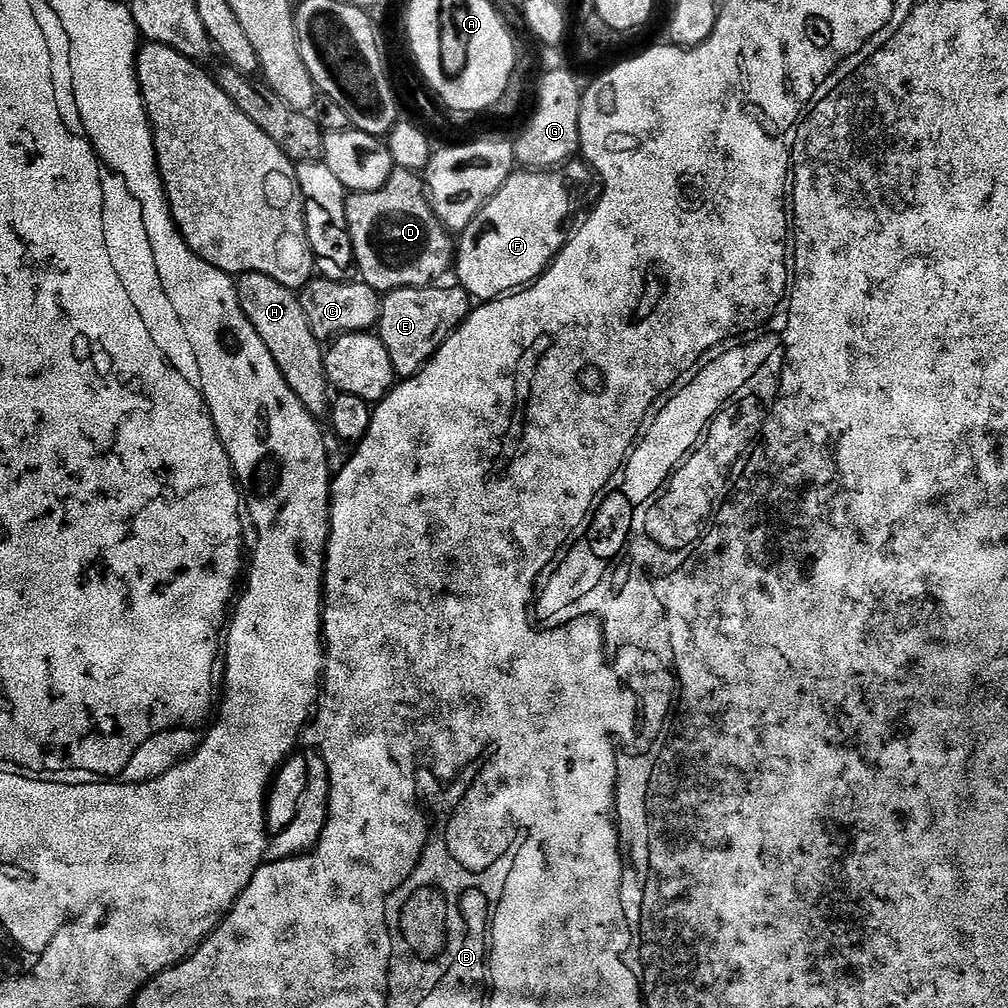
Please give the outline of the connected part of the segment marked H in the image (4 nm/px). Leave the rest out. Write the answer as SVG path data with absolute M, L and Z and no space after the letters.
M257 272L243 273L236 280L236 289L242 314L246 314L250 326L258 330L258 338L266 342L266 350L270 350L270 358L274 358L278 370L282 370L290 390L309 413L323 415L330 400L330 385L324 372L325 349L322 342L314 338L314 330L310 330L299 295L293 289L282 286L282 282L274 282L274 278L266 278L266 274Z

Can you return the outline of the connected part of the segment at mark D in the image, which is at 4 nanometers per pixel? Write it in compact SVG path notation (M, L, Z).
M396 168L388 179L388 184L373 193L353 192L345 202L345 222L350 242L352 243L352 260L360 271L359 279L369 284L381 294L387 294L403 288L426 288L435 285L444 275L449 275L454 264L456 244L447 228L432 213L422 180L417 173L407 168Z

